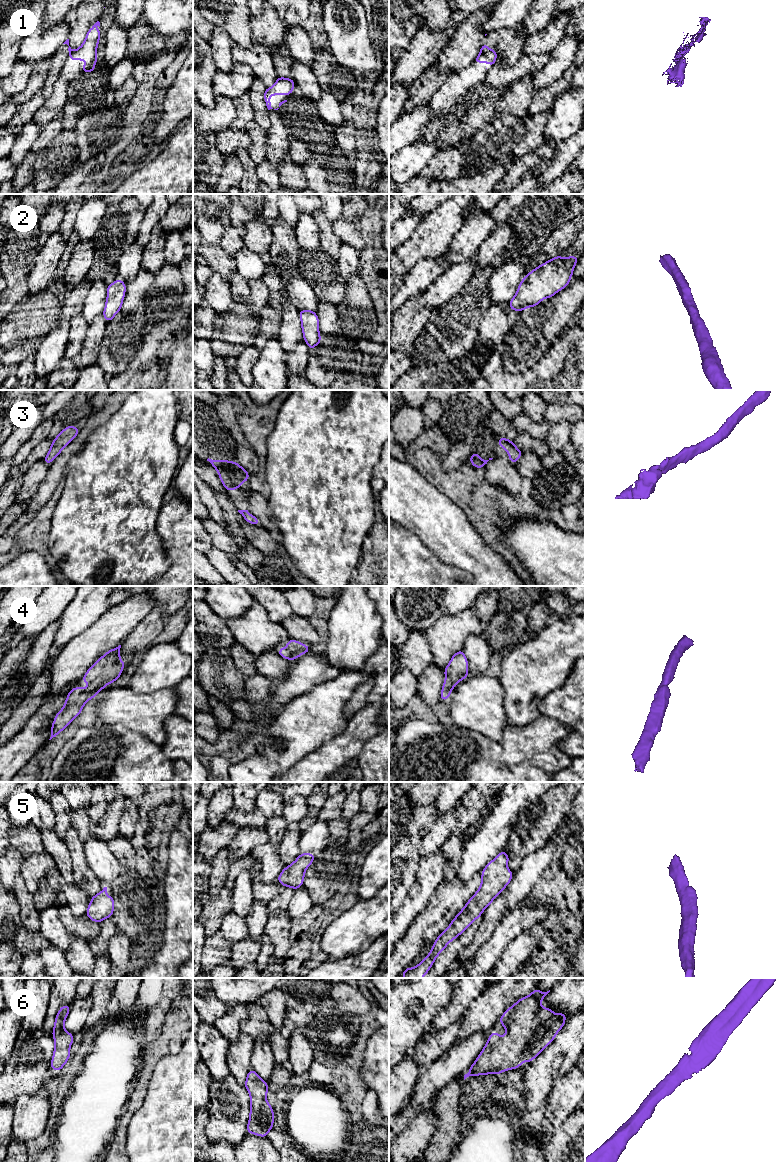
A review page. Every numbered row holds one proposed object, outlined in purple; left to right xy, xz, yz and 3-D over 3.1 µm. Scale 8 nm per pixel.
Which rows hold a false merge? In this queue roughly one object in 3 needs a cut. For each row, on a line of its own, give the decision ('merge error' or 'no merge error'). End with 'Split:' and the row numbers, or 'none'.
1: merge error
2: no merge error
3: no merge error
4: no merge error
5: no merge error
6: no merge error
Split: 1

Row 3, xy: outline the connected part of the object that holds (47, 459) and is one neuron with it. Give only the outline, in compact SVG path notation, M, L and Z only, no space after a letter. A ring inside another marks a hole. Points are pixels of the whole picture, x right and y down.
M72 425L63 429L52 441L48 455L43 458L44 462L50 465L53 459L58 457L62 449L78 435L79 431L80 428L74 427Z

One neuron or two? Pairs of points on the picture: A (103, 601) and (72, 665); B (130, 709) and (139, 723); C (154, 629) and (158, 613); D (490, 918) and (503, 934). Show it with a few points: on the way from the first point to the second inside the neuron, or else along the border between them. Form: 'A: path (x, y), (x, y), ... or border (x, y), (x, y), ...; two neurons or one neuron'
A: border (110, 609), (105, 611), (92, 624), (73, 638); two neurons
B: path (133, 712), (139, 720); one neuron
C: path (154, 625), (157, 617); one neuron
D: border (505, 913), (493, 934), (482, 945); two neurons

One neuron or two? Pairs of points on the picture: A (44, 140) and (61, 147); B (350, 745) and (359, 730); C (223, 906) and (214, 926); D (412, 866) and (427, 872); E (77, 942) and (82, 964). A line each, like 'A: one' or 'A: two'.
A: two
B: one
C: one
D: two
E: one

